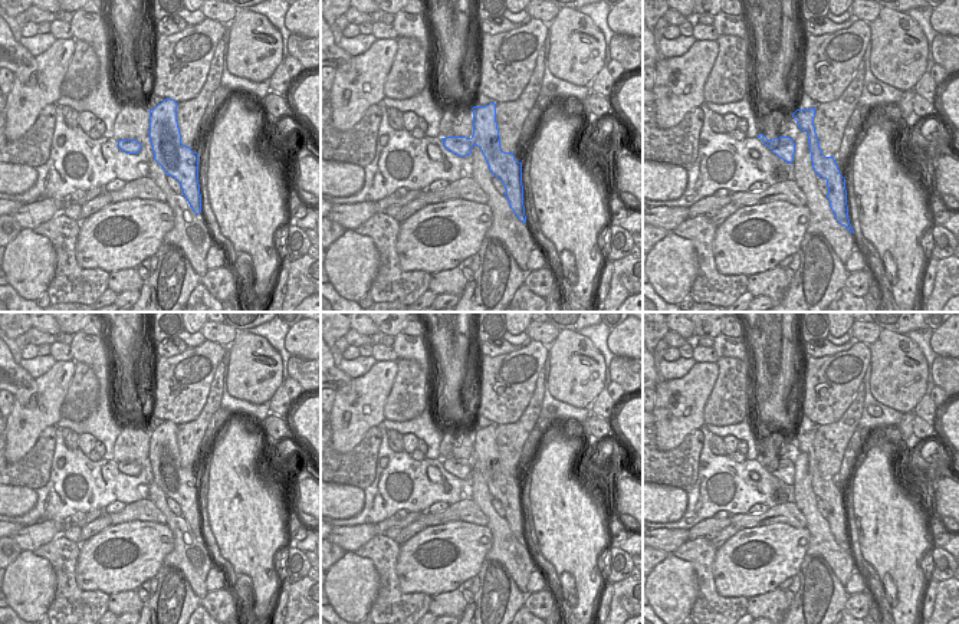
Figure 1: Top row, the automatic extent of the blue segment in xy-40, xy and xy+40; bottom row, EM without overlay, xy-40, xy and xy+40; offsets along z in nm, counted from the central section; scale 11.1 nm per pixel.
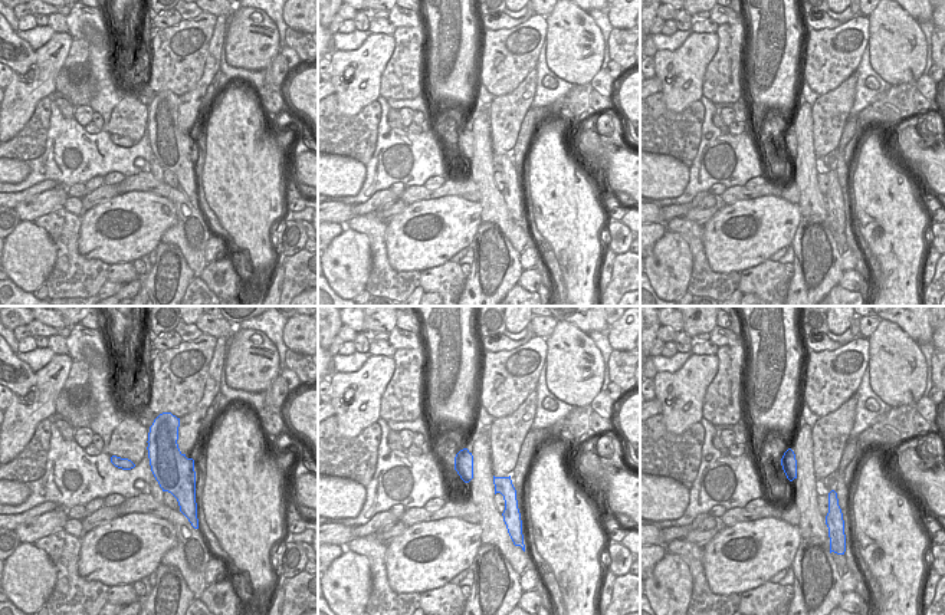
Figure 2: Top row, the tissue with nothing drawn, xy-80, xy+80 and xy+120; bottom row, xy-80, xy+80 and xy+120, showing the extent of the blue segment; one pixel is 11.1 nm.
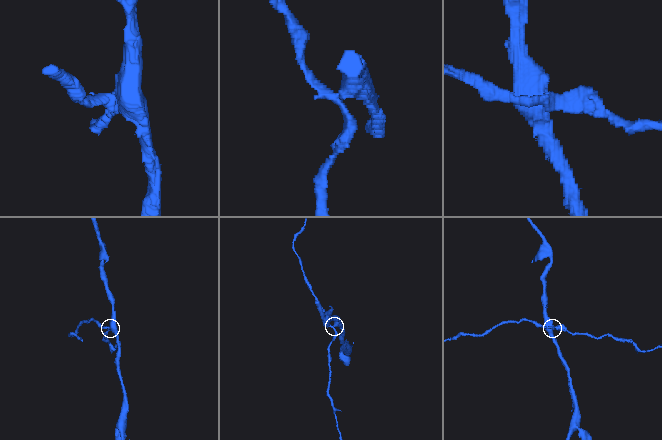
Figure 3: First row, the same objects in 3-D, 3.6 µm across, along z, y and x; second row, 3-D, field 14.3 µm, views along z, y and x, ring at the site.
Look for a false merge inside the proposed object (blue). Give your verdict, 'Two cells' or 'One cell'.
Two cells

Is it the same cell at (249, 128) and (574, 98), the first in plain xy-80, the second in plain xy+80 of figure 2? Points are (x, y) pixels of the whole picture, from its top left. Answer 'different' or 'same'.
different

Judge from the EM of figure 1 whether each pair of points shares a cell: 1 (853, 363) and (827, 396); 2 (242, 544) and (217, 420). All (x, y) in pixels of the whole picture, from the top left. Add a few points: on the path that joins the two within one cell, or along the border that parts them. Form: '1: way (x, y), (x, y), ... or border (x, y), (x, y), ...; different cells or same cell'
1: way (844, 371), (828, 387); same cell
2: border (227, 423), (206, 460); different cells

